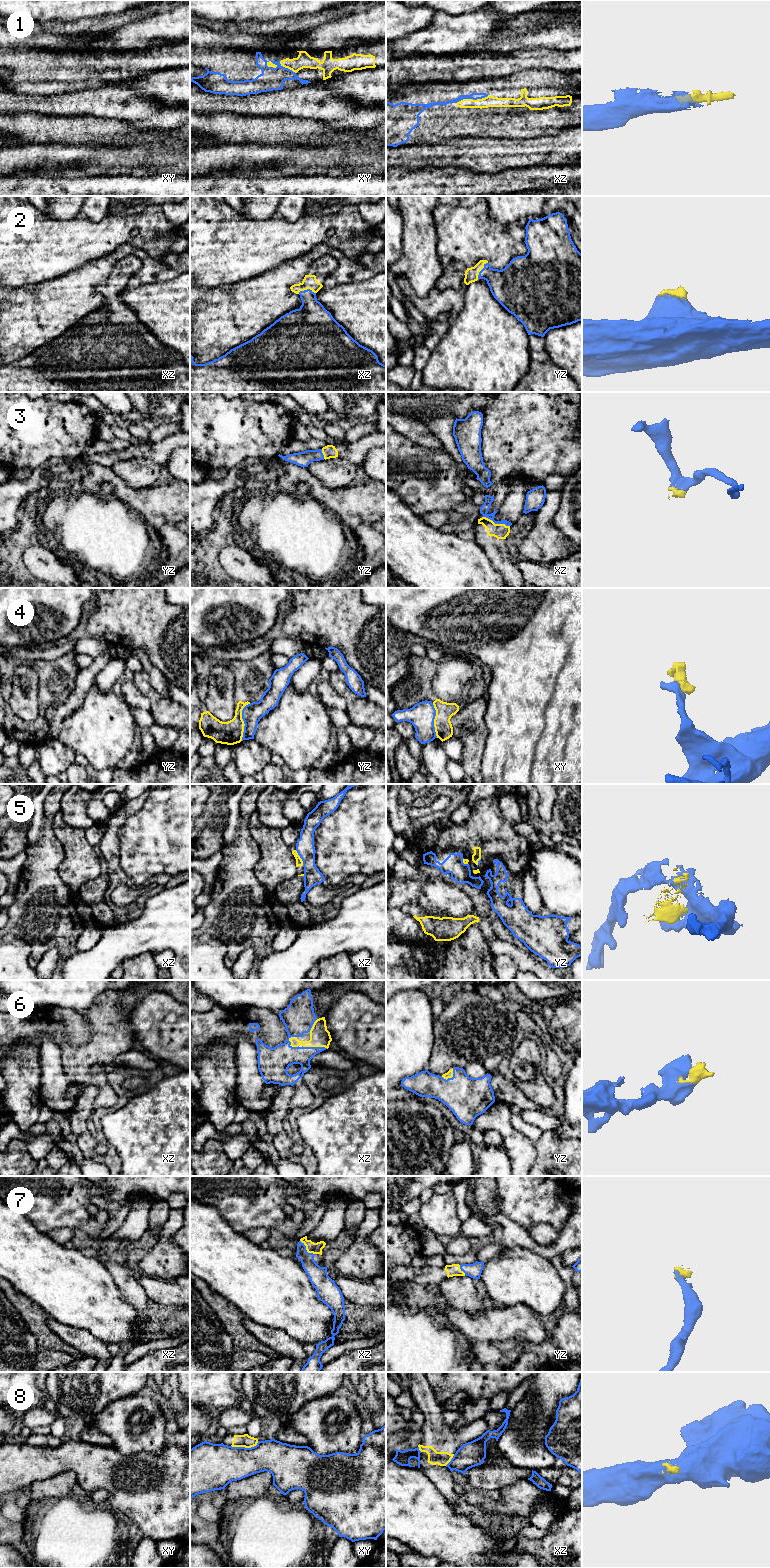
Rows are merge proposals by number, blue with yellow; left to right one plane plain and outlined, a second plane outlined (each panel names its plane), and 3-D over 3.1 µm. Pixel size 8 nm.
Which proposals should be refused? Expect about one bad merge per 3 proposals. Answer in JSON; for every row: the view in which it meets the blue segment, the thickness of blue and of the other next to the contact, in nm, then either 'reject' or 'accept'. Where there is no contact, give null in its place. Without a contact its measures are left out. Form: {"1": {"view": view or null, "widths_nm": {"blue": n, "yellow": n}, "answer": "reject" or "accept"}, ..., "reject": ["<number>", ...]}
{"1": {"view": "xz", "widths_nm": {"blue": 60, "yellow": 100}, "answer": "accept"}, "2": {"view": "xz", "widths_nm": {"blue": 280, "yellow": 110}, "answer": "accept"}, "3": {"view": "xz", "widths_nm": {"blue": 70, "yellow": 120}, "answer": "accept"}, "4": {"view": "yz", "widths_nm": {"blue": 160, "yellow": 190}, "answer": "reject"}, "5": {"view": "xz", "widths_nm": {"blue": 140, "yellow": 60}, "answer": "reject"}, "6": {"view": "xz", "widths_nm": {"blue": 220, "yellow": 160}, "answer": "accept"}, "7": {"view": "xz", "widths_nm": {"blue": 150, "yellow": 100}, "answer": "accept"}, "8": {"view": "xy", "widths_nm": {"blue": 340, "yellow": 100}, "answer": "reject"}, "reject": ["4", "5", "8"]}

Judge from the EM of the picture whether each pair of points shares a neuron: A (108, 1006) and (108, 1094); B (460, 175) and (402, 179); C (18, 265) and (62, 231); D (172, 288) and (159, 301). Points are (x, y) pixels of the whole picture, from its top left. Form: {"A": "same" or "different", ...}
{"A": "same", "B": "same", "C": "same", "D": "same"}

